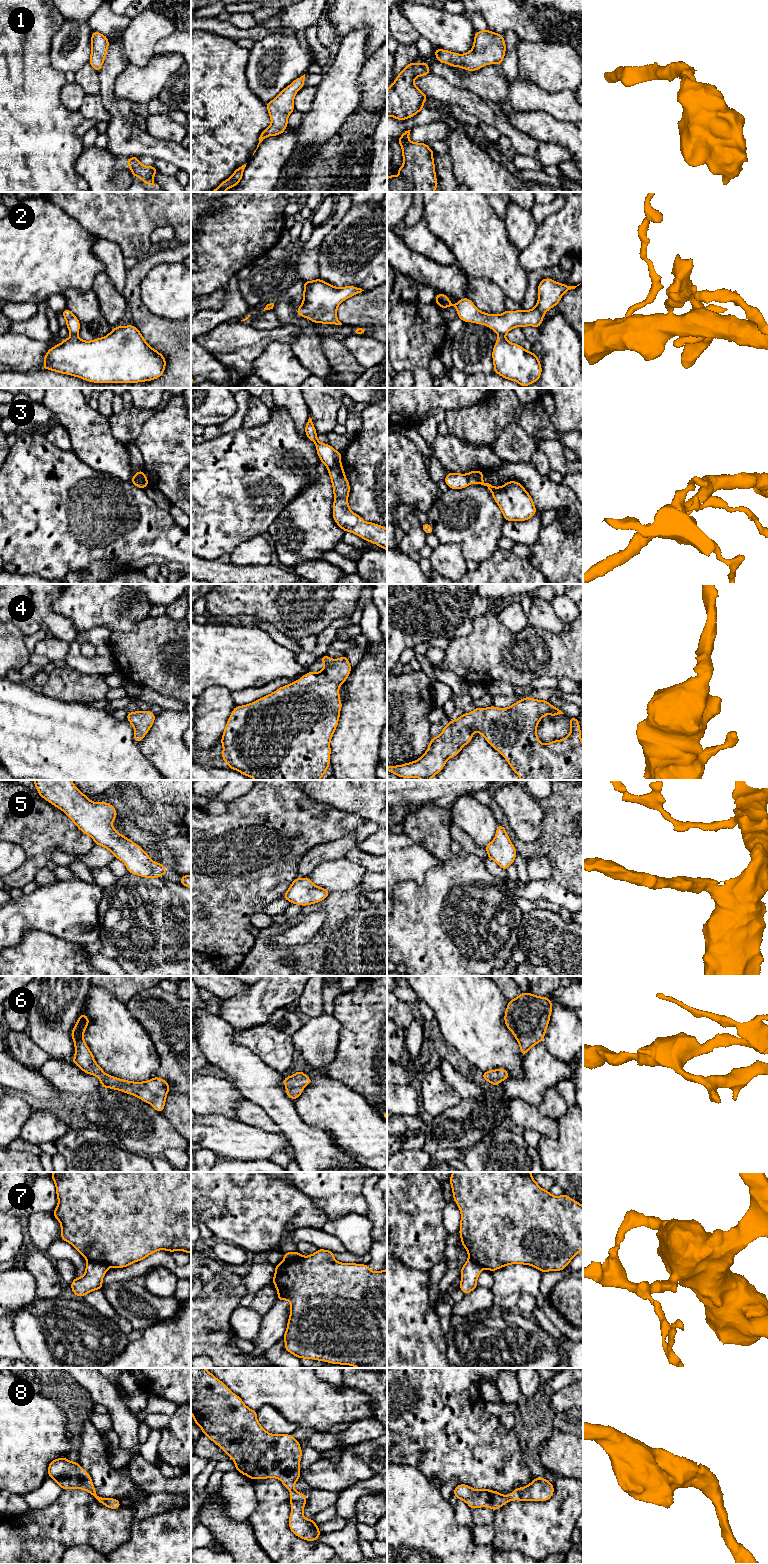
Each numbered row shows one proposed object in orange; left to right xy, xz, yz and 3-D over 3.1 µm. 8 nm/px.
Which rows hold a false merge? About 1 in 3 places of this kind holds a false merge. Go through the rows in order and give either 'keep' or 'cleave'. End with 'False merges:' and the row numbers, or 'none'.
1: keep
2: cleave
3: cleave
4: keep
5: keep
6: keep
7: cleave
8: keep
False merges: 2, 3, 7

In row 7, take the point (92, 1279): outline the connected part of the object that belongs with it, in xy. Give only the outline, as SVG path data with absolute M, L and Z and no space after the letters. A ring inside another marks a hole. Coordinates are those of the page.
M87 1261L85 1273L82 1277L76 1277L70 1287L75 1296L83 1297L84 1295L101 1289L103 1277L105 1276L109 1266L104 1262Z

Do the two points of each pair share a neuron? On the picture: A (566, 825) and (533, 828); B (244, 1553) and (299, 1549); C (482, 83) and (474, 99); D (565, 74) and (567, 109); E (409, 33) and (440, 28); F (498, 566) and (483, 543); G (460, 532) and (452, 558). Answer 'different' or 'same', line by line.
A: different
B: different
C: different
D: different
E: different
F: different
G: different

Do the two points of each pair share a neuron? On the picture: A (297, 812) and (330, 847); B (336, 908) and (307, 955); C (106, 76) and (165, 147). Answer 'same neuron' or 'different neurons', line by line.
A: different neurons
B: same neuron
C: same neuron

